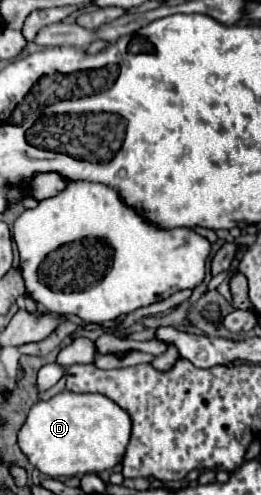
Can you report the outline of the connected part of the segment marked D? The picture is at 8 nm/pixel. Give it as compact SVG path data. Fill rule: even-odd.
M63 390L47 402L37 402L29 414L25 424L19 430L19 448L27 456L27 460L45 476L83 476L83 474L99 474L103 470L113 470L115 464L121 462L125 448L131 436L131 418L119 408L113 400L103 394L75 394Z

